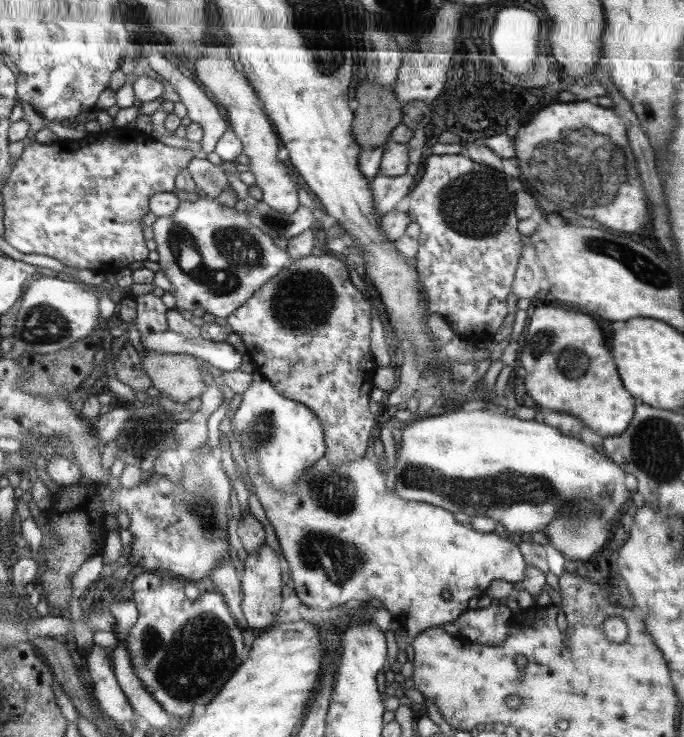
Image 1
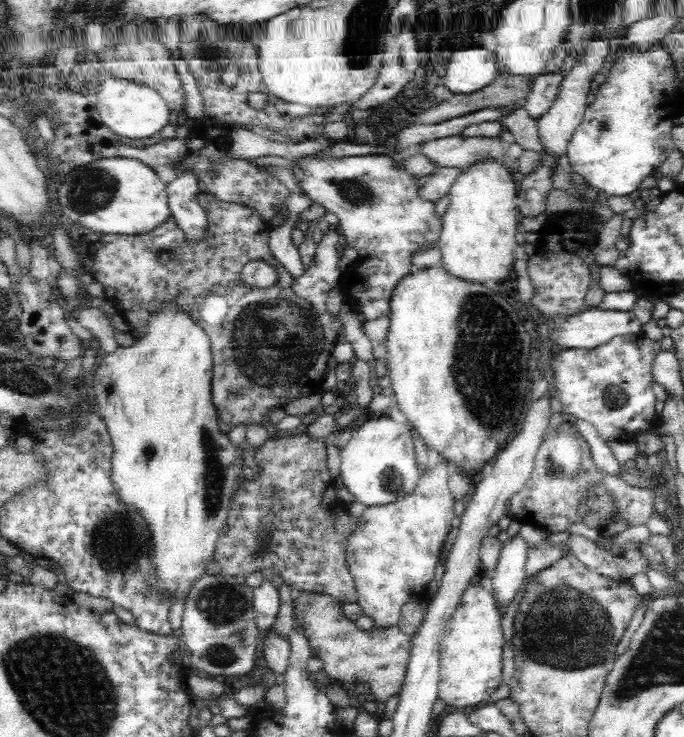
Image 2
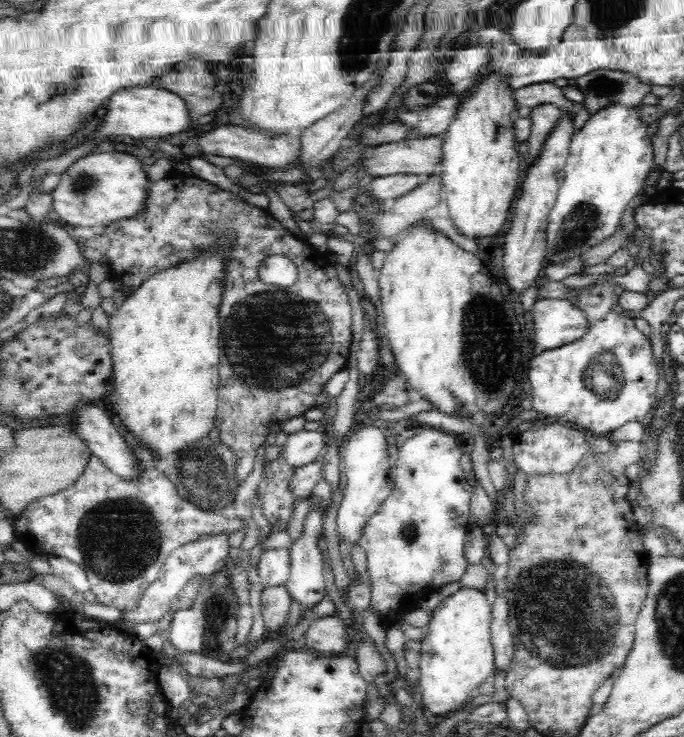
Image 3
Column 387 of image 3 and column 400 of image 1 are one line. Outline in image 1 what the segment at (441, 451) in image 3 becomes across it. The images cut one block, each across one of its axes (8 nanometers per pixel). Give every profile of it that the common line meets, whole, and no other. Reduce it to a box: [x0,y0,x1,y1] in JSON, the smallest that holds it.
[238,437,525,653]

